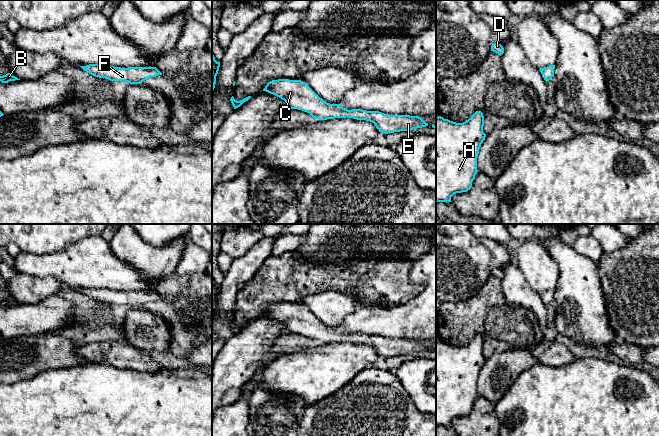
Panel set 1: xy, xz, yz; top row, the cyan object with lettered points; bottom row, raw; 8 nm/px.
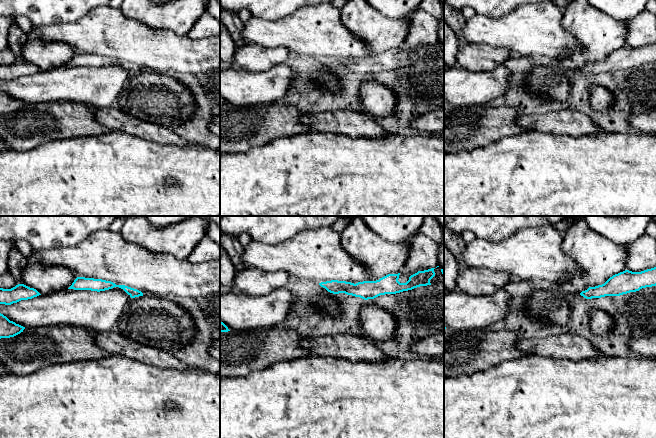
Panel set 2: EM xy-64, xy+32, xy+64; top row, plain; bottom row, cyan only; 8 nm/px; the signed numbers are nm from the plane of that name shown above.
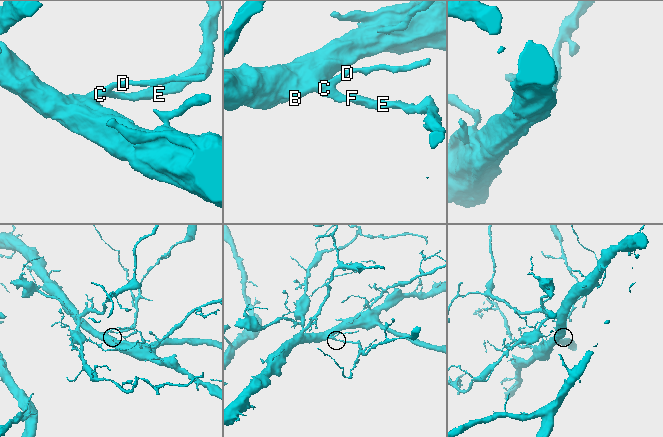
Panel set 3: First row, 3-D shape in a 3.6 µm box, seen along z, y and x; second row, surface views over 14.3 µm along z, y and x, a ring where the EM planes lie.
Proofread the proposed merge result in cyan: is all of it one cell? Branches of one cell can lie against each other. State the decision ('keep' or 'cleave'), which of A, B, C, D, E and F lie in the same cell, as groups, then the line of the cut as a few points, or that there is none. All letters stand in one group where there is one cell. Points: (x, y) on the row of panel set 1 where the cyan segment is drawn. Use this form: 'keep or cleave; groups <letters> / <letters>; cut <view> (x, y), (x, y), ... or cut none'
keep; groups A B C D E F; cut none

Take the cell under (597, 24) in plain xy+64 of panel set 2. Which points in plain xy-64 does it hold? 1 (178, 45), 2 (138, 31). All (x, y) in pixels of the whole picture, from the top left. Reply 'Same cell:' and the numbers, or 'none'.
Same cell: none

